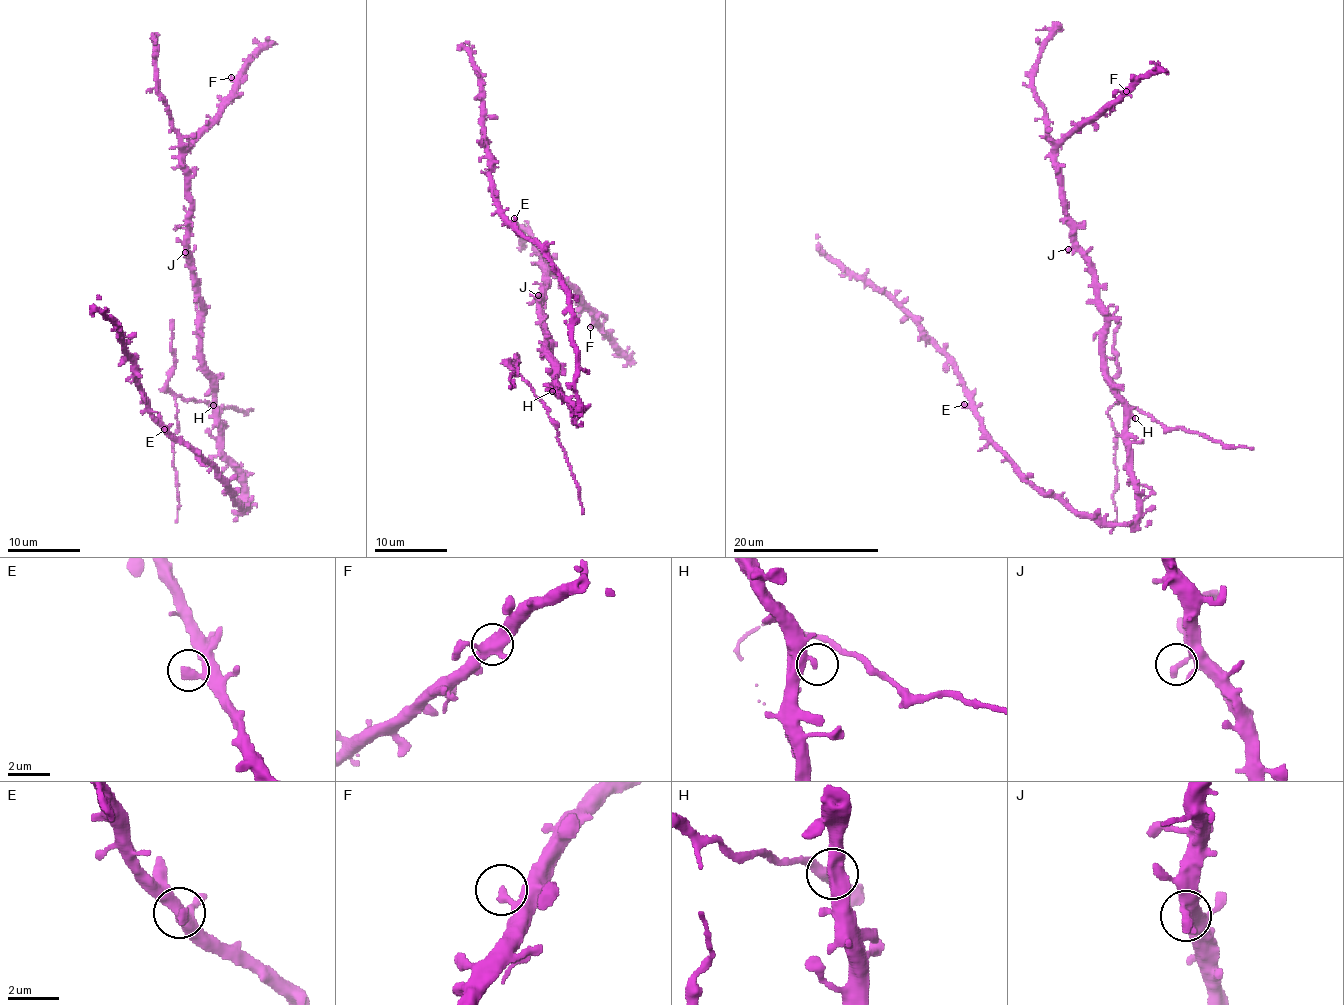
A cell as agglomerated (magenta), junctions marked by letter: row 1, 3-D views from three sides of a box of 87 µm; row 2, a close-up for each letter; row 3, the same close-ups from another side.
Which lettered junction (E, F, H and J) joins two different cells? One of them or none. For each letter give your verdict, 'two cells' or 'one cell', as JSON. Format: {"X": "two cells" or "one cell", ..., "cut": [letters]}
{"E": "one cell", "F": "one cell", "H": "one cell", "J": "two cells", "cut": ["J"]}

